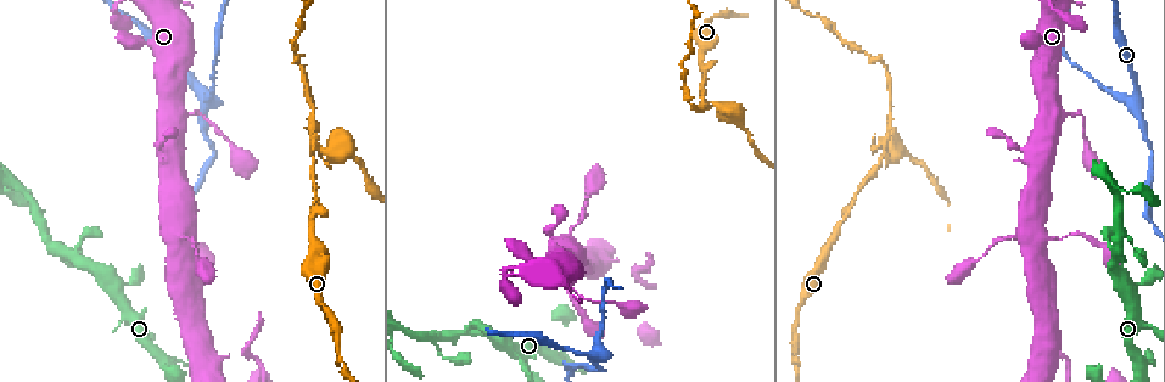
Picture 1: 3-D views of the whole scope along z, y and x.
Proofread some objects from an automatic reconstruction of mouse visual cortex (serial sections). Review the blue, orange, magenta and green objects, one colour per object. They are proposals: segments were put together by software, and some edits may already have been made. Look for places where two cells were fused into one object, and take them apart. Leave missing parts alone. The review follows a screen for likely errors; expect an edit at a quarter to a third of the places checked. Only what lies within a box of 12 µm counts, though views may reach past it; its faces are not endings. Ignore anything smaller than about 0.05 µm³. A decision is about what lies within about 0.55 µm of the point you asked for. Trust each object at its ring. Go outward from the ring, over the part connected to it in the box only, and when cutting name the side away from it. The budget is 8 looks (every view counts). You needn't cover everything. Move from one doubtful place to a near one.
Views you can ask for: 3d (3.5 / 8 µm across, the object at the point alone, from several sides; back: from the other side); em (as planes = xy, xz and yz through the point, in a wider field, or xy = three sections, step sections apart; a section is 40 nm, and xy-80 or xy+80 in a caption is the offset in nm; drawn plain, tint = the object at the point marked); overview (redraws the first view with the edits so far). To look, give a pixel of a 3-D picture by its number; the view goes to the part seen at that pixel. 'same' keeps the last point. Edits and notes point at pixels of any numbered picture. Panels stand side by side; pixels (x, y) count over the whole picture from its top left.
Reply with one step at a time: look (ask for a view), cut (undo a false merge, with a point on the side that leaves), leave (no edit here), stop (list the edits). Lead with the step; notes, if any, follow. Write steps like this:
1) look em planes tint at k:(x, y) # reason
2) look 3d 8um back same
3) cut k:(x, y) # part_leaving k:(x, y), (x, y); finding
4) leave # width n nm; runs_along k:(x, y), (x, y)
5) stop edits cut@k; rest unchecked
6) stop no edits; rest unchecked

look em xy step 5 tint at 1:(1135, 103) # abrupt turn

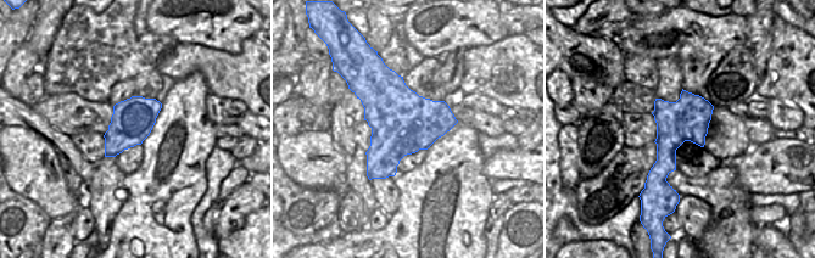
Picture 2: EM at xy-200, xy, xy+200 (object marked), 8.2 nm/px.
look 3d 3.5um same

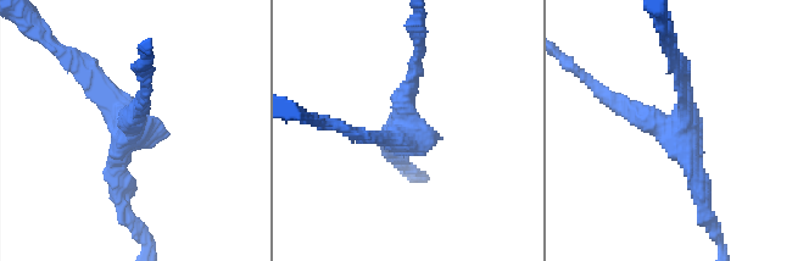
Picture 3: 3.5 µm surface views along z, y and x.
leave # runs_along 3:(79, 62), (128, 126), (121, 204); one cell here

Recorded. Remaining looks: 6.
look 3d 3.5um at 1:(313, 149) # arms part here

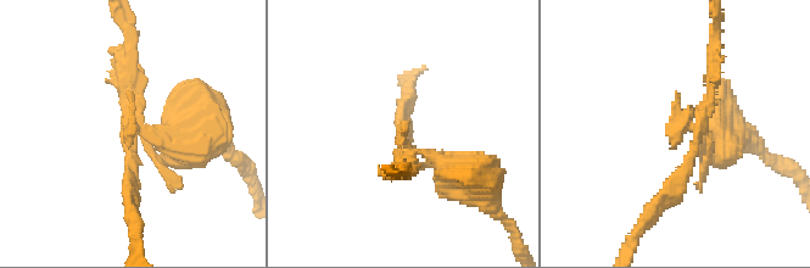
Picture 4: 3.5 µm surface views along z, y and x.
look em xy step 2 tint at 4:(700, 125) # need the tissue

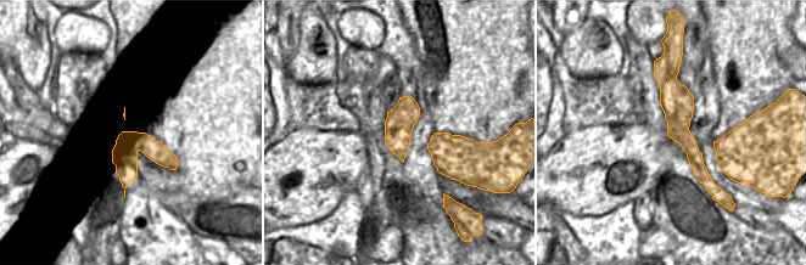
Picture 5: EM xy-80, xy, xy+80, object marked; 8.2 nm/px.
leave # runs_along 4:(402, 116), (402, 154), (478, 184); all the same cell

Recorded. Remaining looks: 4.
look 3d 3.5um at 1:(165, 147)

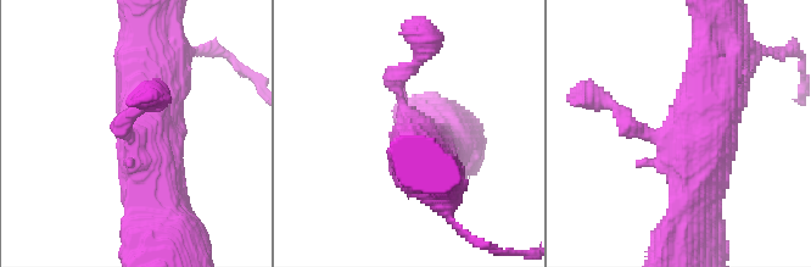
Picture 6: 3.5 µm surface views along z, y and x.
look em xy step 5 tint at 6:(138, 138)

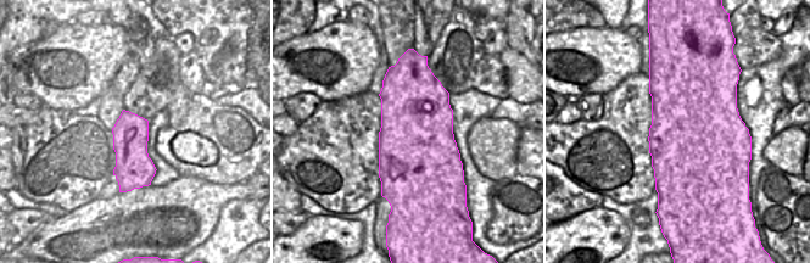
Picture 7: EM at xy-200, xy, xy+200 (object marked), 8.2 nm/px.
leave # runs_along 6:(715, 73), (689, 231); one cell here

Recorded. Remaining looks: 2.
stop no edits; rest unchecked

